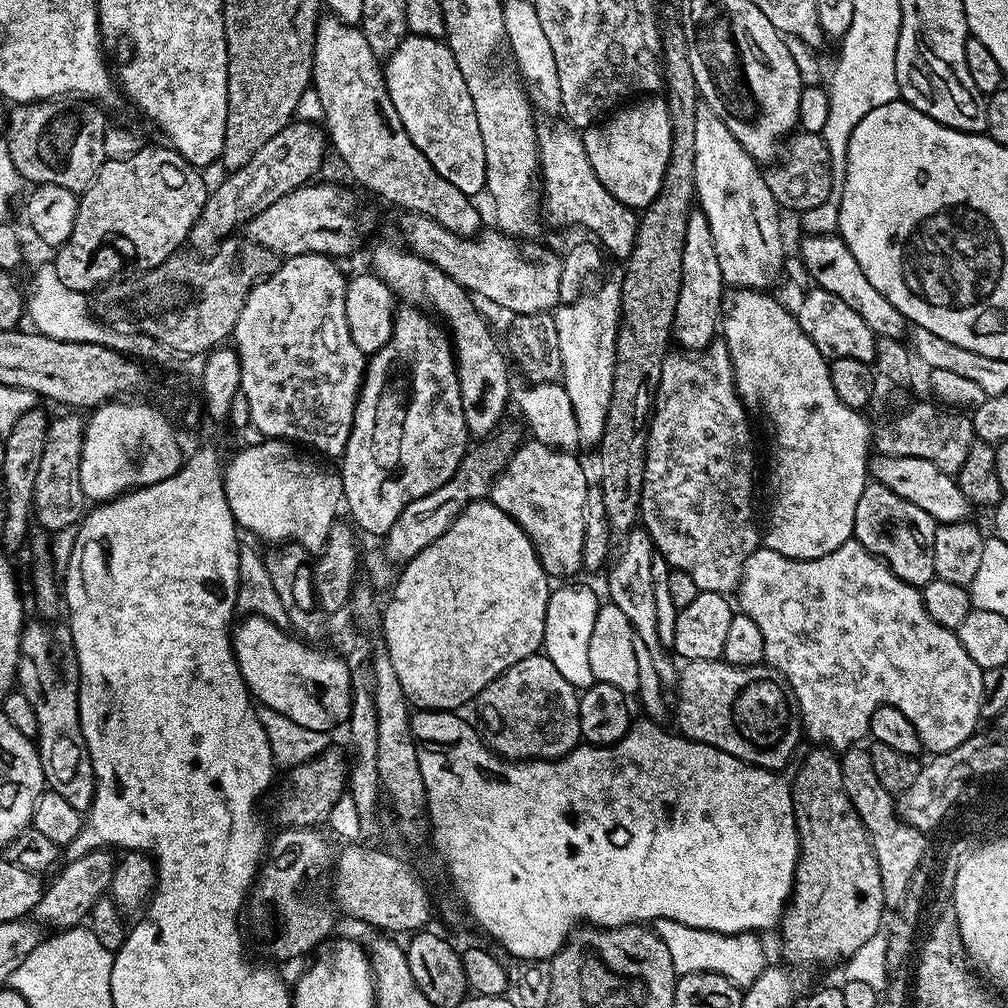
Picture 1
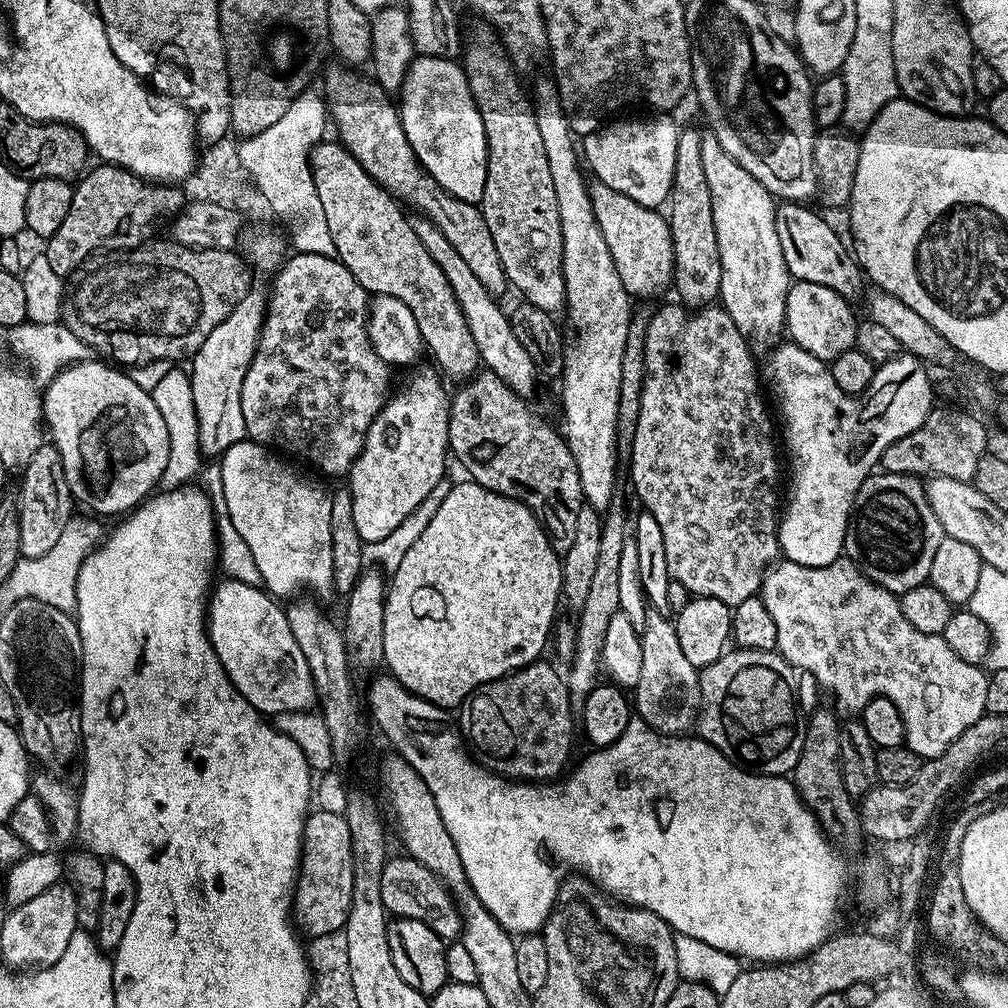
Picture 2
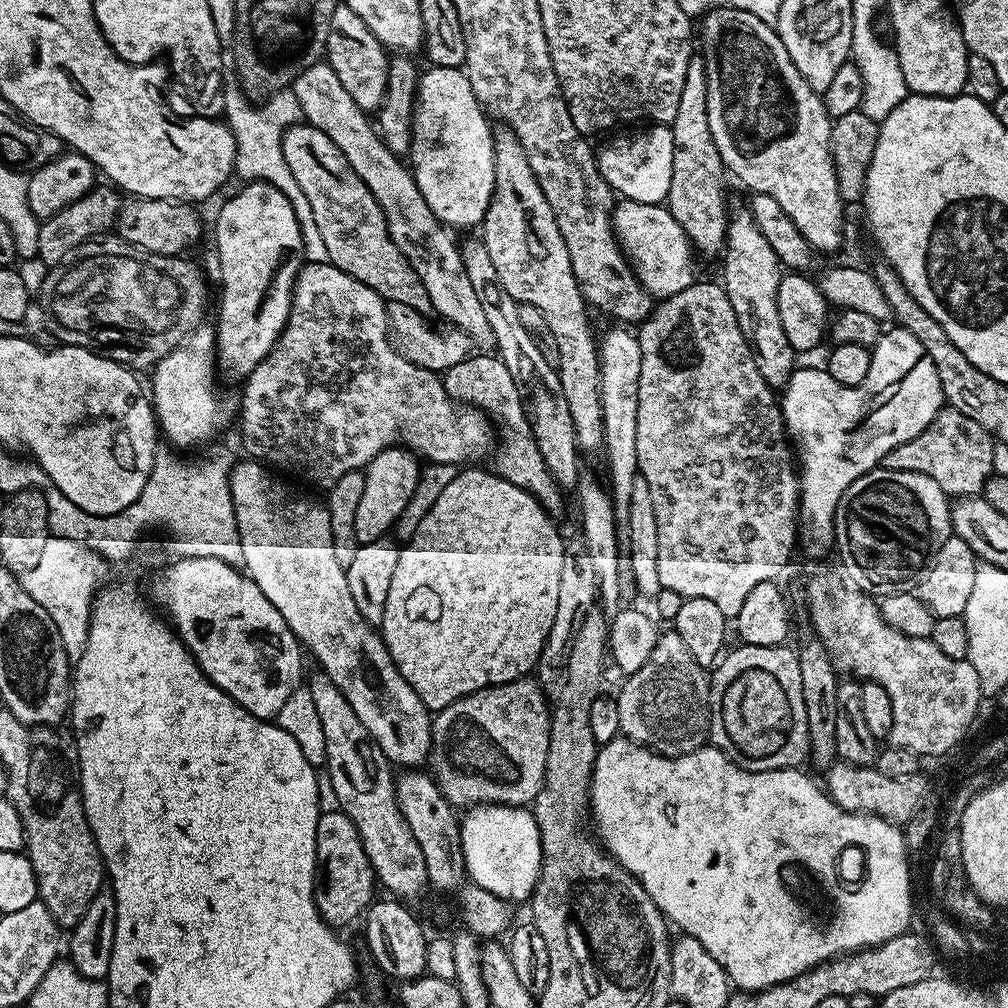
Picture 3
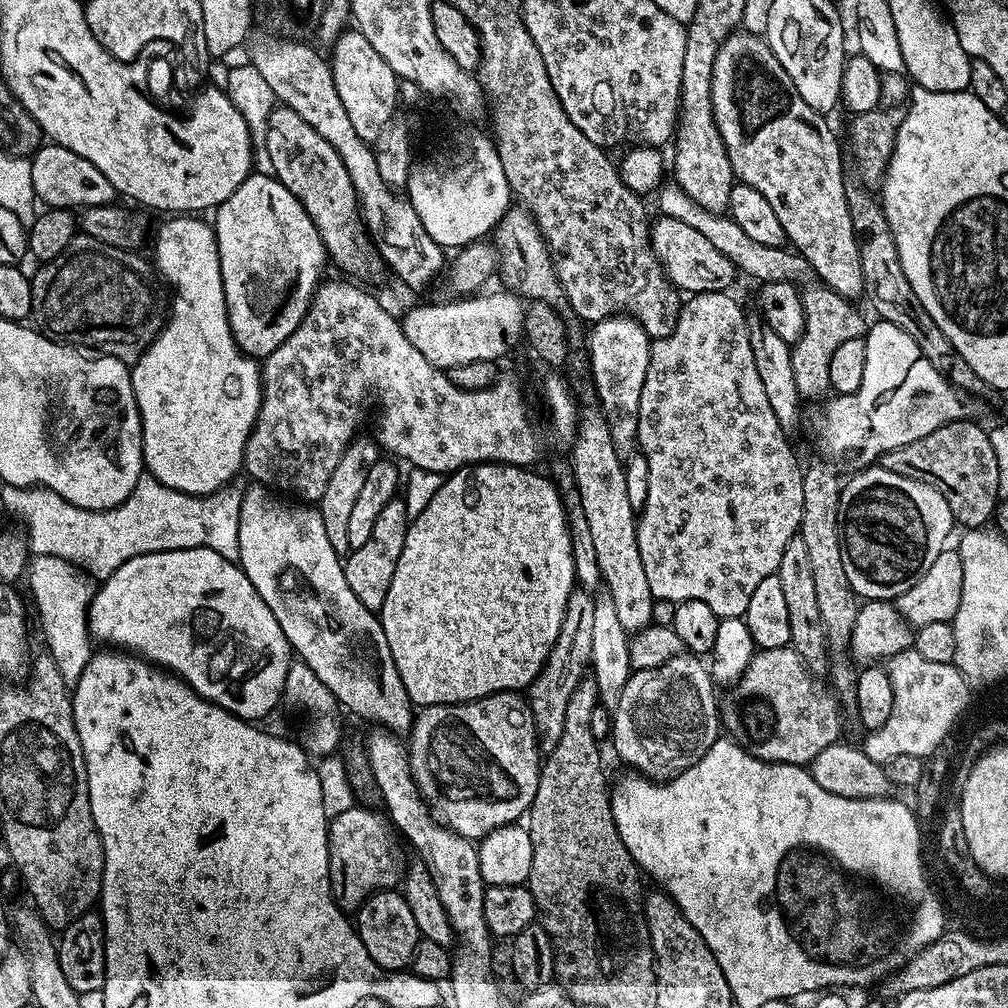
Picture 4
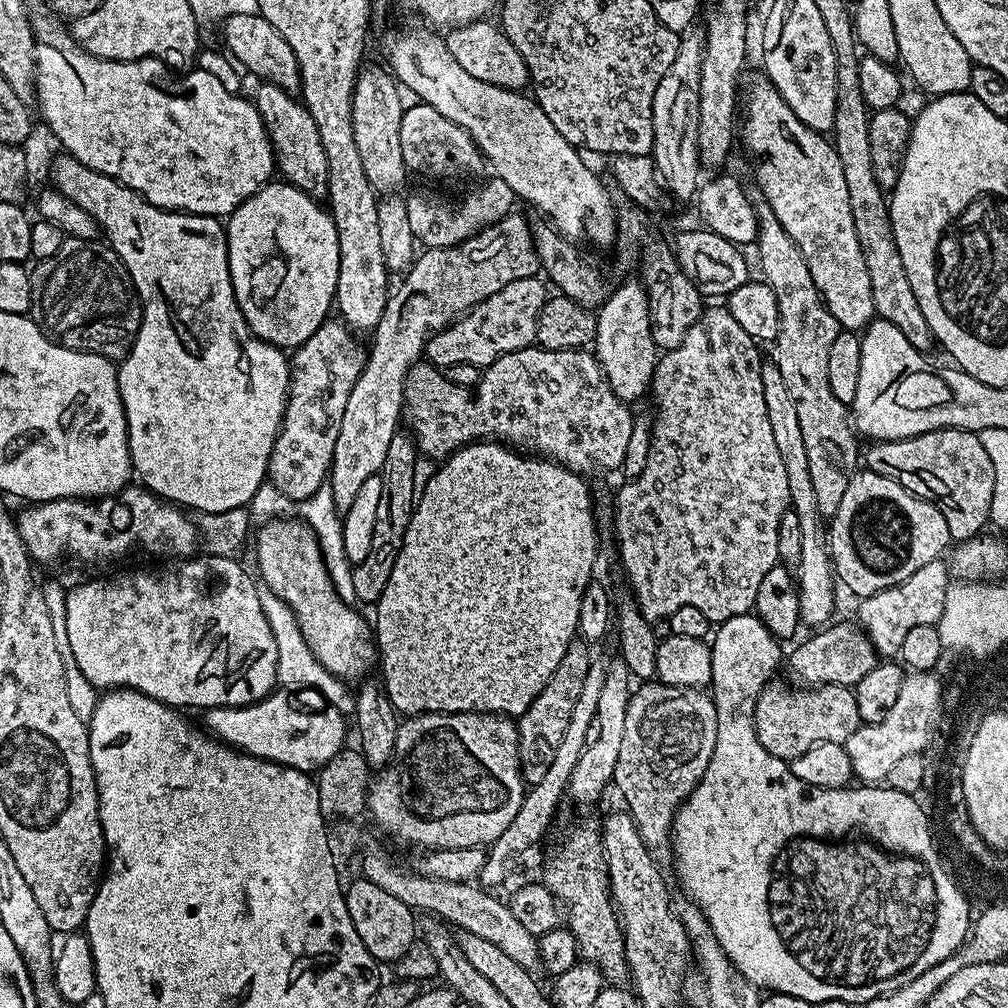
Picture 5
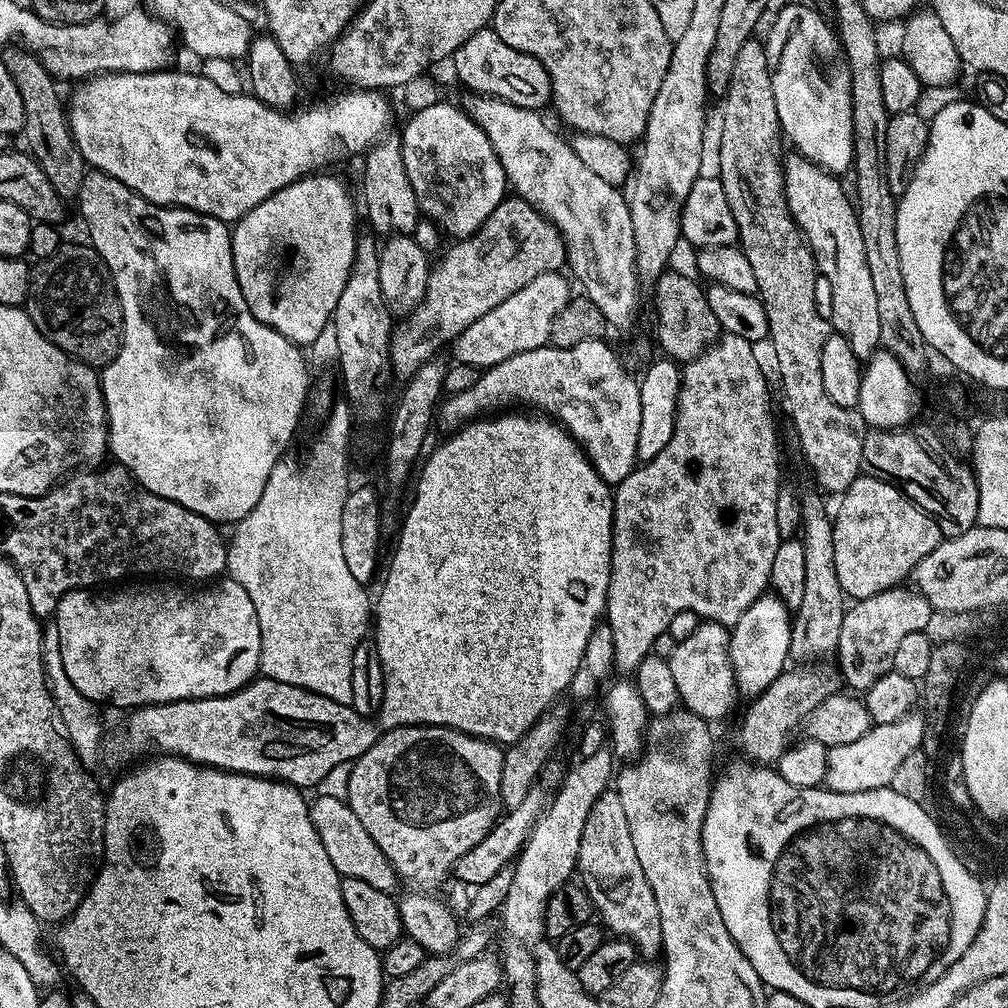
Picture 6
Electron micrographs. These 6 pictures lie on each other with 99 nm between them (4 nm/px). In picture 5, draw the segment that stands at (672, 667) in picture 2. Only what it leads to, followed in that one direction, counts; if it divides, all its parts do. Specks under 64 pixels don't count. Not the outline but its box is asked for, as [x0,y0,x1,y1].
[612,682,720,854]

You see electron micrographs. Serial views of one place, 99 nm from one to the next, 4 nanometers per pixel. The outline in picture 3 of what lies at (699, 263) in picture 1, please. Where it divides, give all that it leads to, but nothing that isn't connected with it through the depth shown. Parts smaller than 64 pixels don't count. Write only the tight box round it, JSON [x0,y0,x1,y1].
[666,55,730,257]

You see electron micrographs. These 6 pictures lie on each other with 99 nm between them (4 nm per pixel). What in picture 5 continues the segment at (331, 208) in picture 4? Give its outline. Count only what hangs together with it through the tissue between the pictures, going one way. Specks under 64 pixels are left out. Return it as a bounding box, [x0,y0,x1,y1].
[253,83,329,199]

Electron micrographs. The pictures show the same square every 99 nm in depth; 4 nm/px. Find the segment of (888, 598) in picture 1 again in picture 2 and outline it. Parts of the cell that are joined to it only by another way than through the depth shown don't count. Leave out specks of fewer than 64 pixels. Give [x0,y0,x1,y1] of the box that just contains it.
[758,558,988,760]

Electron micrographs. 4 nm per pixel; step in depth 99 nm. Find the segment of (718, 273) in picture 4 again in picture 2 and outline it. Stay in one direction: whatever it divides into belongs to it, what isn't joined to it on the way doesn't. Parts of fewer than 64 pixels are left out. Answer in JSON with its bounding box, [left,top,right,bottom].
[588,182,674,297]

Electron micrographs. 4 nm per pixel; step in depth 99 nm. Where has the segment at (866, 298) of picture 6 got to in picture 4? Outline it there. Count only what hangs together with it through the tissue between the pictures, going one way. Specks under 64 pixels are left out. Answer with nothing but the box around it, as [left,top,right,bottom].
[712,30,863,300]

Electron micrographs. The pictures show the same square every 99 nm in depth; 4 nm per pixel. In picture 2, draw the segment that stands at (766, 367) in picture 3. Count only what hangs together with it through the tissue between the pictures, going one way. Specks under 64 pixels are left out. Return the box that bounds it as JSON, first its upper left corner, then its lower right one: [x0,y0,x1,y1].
[702,134,790,345]

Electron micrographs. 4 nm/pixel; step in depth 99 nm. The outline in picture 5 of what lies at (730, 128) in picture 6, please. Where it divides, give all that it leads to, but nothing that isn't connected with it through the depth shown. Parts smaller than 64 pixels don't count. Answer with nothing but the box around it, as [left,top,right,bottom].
[754,203,862,518]

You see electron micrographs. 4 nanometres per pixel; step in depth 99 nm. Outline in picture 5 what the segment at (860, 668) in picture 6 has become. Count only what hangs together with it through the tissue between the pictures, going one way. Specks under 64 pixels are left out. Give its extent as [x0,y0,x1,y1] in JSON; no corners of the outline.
[858,559,950,657]

